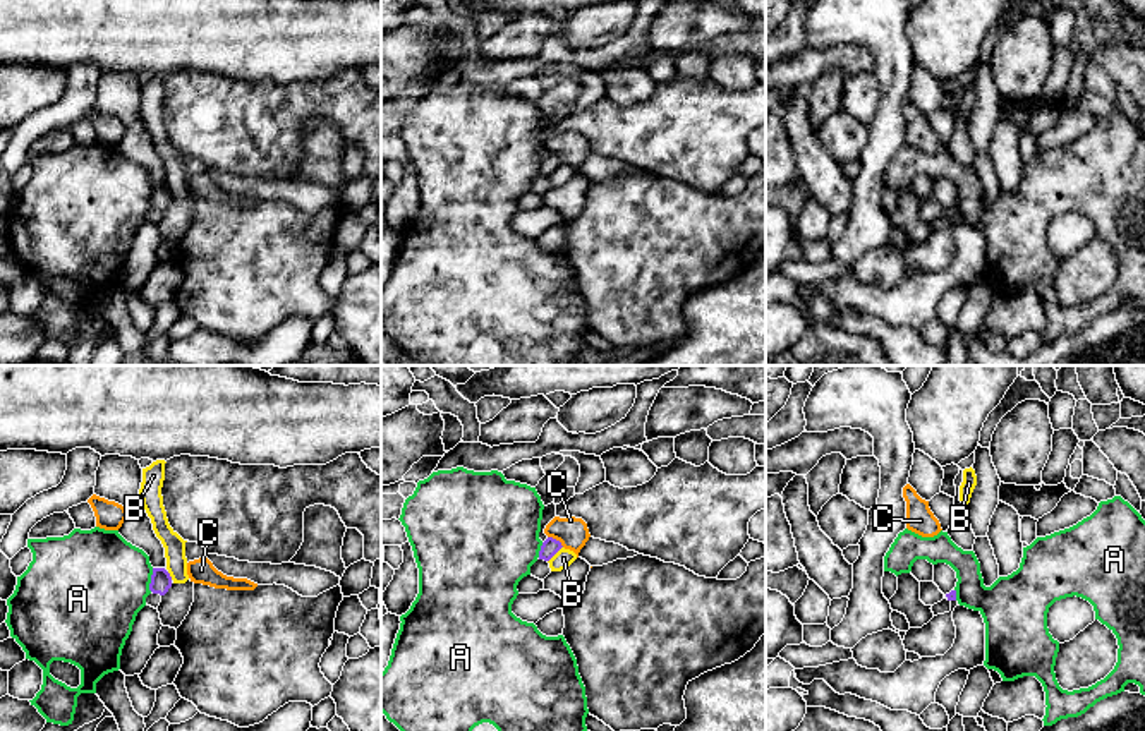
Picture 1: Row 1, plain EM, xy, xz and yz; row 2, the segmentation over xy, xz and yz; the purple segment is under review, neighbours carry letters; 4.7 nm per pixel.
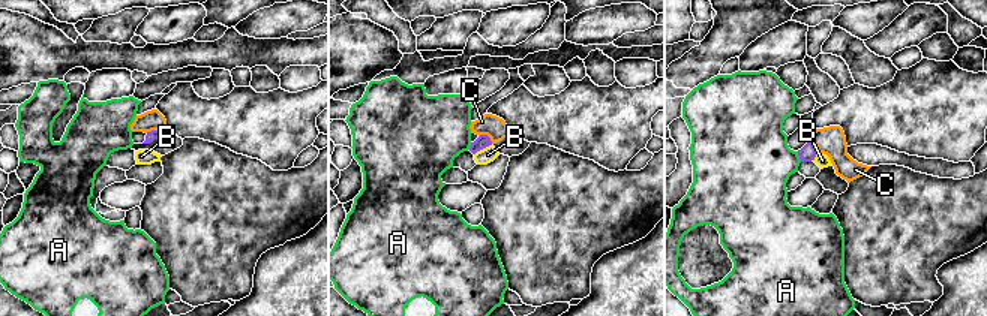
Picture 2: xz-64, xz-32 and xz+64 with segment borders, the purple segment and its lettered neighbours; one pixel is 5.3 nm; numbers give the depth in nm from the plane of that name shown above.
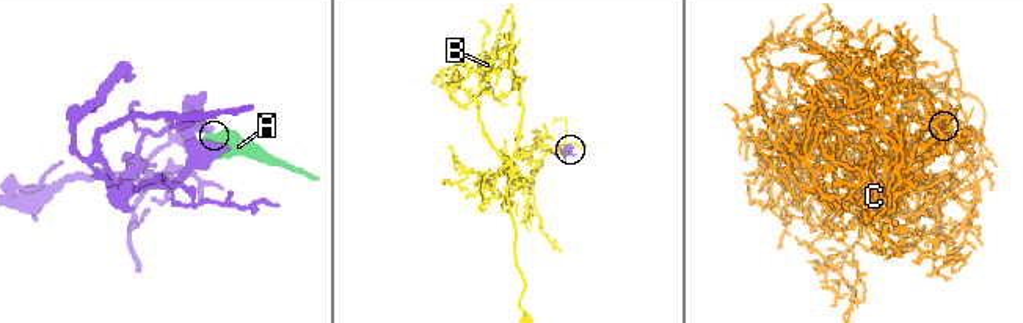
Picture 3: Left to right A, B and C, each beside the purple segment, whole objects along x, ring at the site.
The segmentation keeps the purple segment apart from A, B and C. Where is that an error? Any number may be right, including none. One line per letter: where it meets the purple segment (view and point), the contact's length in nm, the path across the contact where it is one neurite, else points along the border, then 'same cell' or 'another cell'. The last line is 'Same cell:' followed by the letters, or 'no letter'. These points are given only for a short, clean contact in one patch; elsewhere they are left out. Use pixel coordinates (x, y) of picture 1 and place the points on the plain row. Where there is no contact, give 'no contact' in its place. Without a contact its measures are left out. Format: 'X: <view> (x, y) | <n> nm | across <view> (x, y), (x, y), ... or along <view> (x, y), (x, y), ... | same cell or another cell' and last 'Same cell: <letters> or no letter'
A: xy (151, 196) | 110 nm | along xy (153, 184), (150, 206) | another cell
B: xz (555, 169) | 100 nm | along xz (562, 162), (548, 177) | another cell
C: xz (555, 155) | 90 nm | along xz (548, 151), (563, 162) | another cell
Same cell: no letter

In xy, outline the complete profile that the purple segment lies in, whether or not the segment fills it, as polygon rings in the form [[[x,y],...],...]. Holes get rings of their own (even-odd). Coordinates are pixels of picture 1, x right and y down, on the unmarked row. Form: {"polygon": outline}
{"polygon": [[[153,184],[149,206],[165,211],[172,202],[172,192],[165,184]]]}

